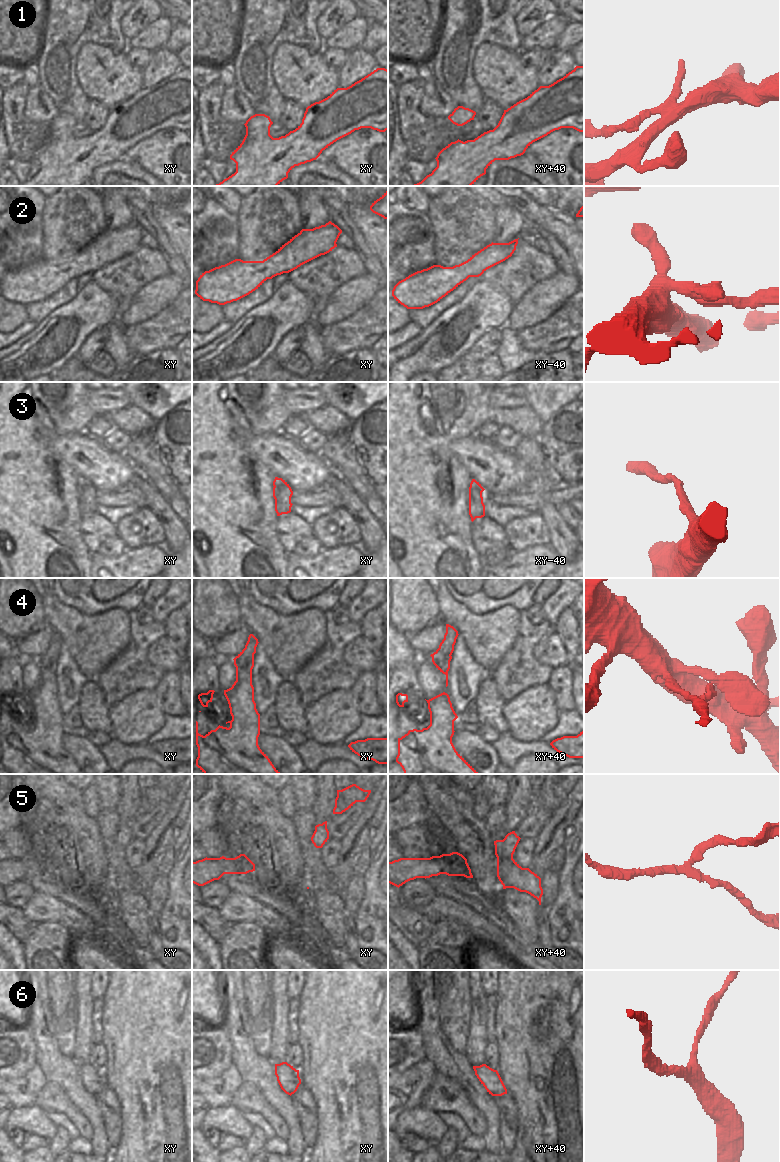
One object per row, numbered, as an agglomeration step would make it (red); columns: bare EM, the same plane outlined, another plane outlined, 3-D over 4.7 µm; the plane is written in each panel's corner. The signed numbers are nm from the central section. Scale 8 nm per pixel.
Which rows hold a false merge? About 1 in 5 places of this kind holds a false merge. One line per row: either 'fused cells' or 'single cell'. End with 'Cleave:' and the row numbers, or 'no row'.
1: fused cells
2: single cell
3: fused cells
4: fused cells
5: fused cells
6: single cell
Cleave: 1, 3, 4, 5

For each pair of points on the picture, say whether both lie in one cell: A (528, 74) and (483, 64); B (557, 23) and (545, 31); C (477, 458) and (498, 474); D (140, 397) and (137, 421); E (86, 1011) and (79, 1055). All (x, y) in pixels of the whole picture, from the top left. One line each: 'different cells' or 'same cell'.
A: same cell
B: same cell
C: same cell
D: different cells
E: same cell

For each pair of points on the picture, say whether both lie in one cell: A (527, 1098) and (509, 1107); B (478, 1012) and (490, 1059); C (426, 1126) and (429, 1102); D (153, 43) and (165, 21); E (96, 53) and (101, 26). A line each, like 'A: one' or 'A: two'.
A: two
B: two
C: two
D: one
E: two

